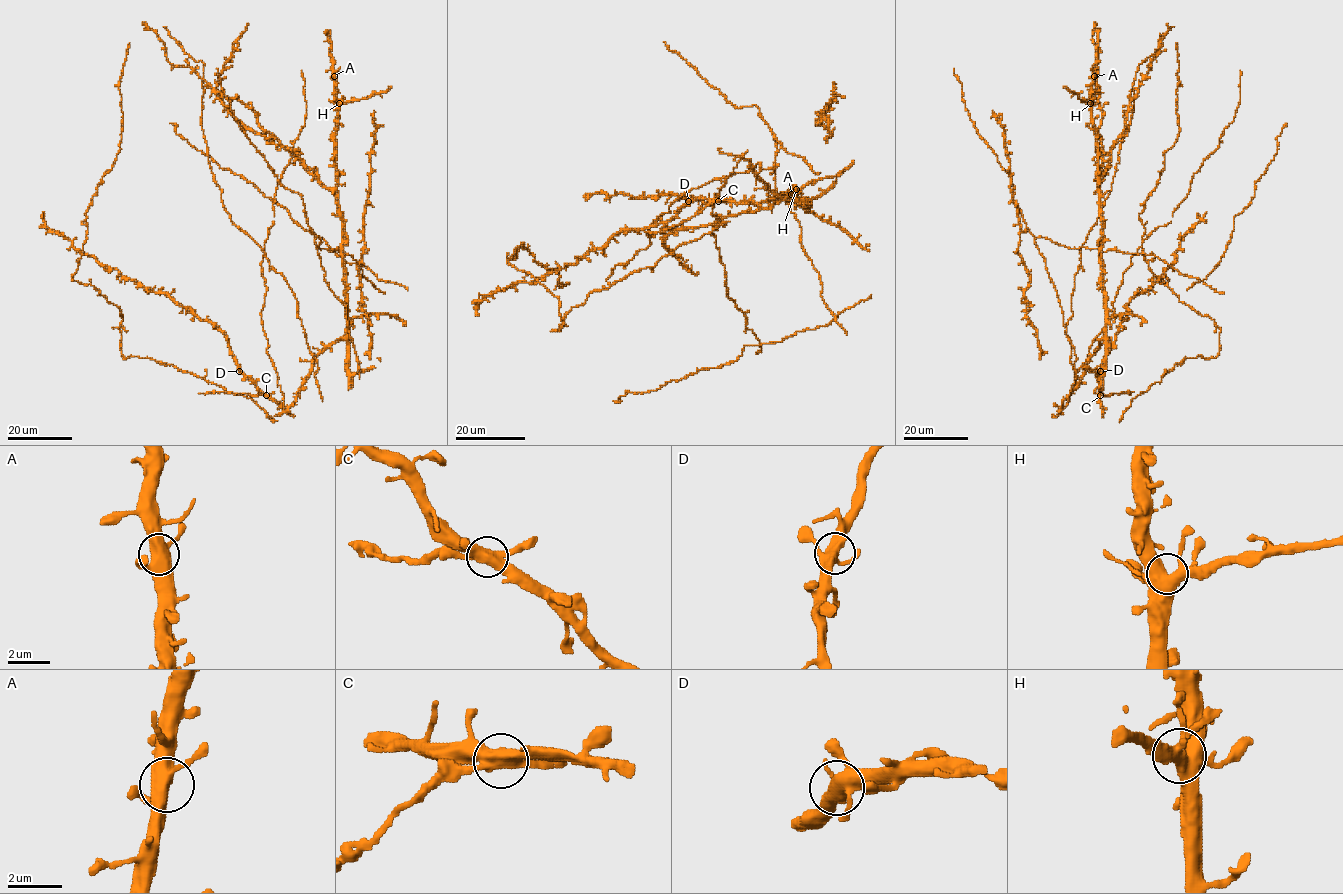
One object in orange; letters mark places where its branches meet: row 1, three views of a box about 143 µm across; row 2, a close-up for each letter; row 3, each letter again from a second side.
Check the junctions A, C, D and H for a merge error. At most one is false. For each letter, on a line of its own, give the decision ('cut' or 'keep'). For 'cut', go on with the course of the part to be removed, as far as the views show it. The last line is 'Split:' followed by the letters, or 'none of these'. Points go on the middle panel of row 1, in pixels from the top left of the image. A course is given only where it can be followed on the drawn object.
A: keep
C: cut; course (718, 201), (710, 202), (694, 216), (663, 230), (645, 231)
D: keep
H: keep
Split: C

